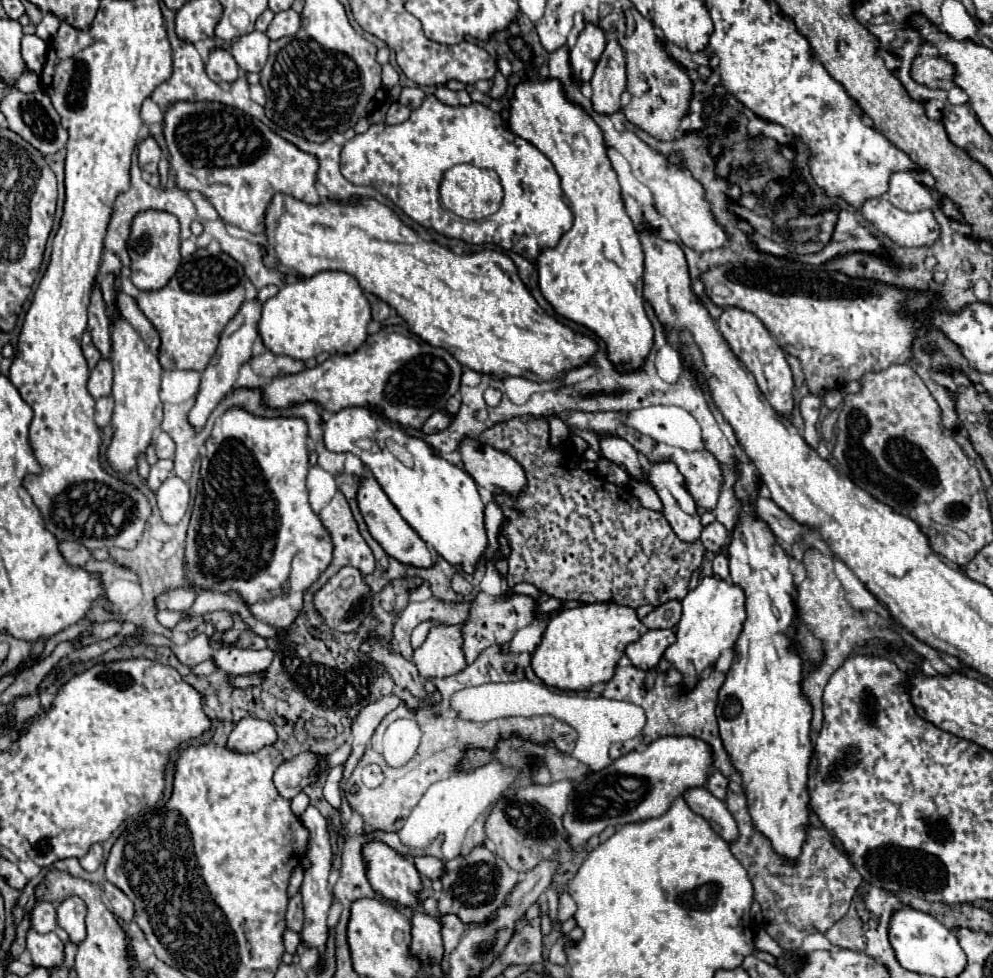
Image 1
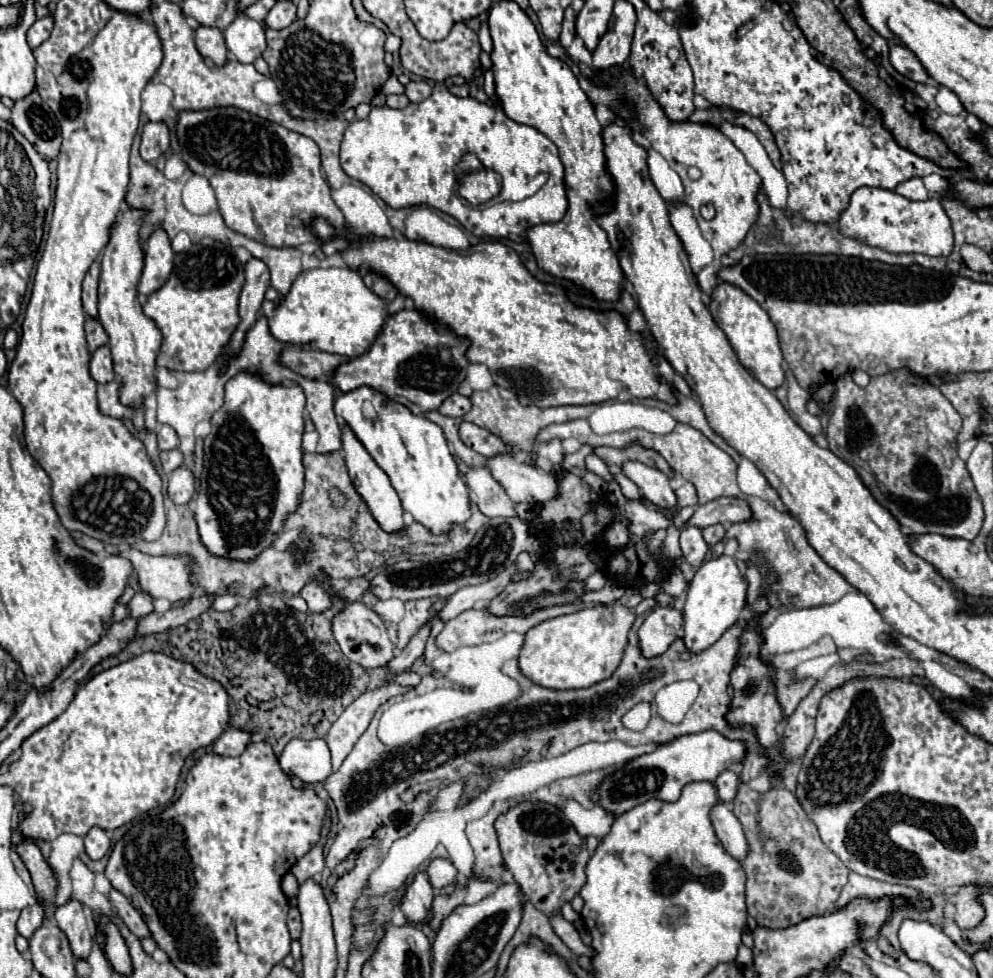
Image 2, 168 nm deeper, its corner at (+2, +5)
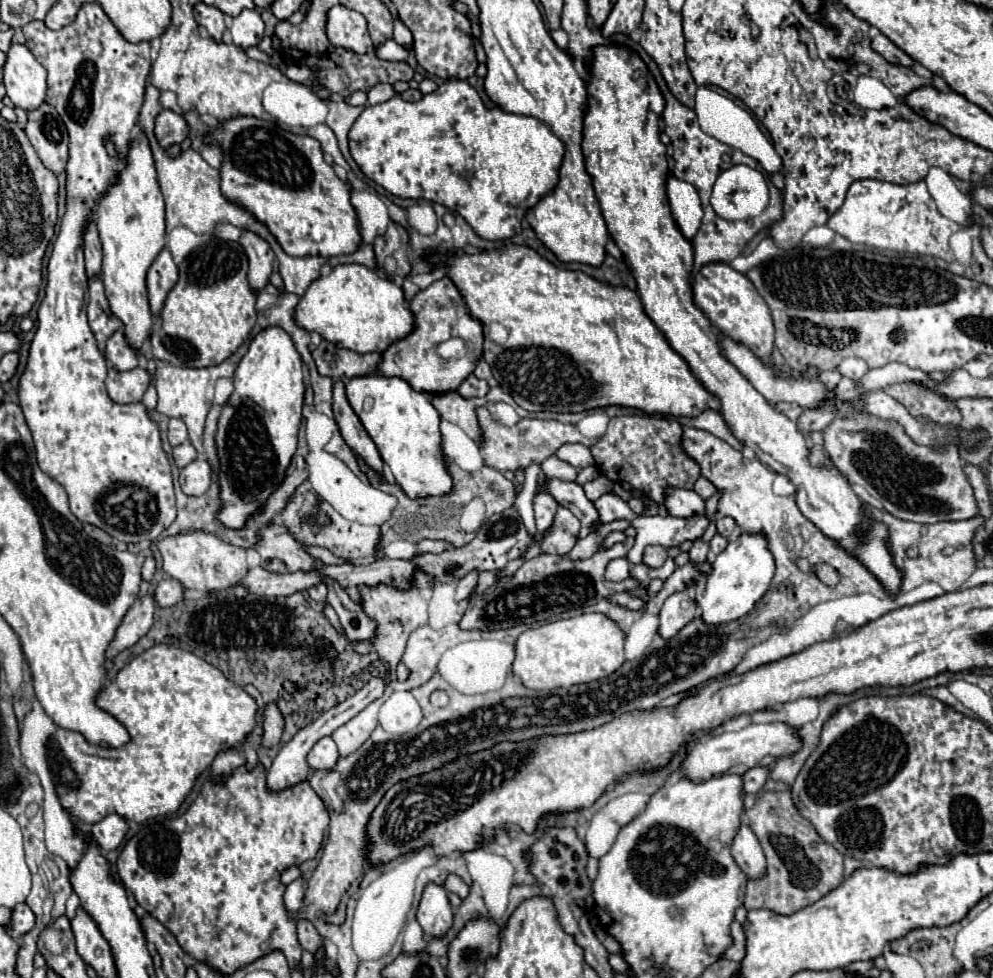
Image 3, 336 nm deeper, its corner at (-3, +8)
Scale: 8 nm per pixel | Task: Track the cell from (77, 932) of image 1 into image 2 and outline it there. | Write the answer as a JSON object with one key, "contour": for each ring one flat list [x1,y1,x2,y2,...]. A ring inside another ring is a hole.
{"contour":[[68,900,64,906,58,906,54,912,58,928,68,936,70,948,76,958,86,958,92,950,94,924,88,920,84,906,78,900]]}

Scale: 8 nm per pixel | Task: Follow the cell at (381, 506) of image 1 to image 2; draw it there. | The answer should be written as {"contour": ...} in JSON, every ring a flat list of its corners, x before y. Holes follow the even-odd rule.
{"contour":[[344,426,342,430,342,448,346,452,346,466,350,470,350,480,356,488,356,492,362,496,362,500,366,502,370,514,374,516,374,520,378,522,378,526,384,532,402,532,406,528,404,524,404,510,400,506,400,498,396,494,396,490,392,488,386,472,372,460,372,456,366,452,366,448,360,444,360,440,352,434,352,430,348,430,348,426]]}

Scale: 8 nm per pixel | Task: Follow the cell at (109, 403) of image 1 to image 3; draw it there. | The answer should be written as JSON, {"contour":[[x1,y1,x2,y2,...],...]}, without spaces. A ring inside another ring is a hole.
{"contour":[[135,367,131,371,109,369,105,385,115,403,137,403,149,387,149,375,143,367]]}

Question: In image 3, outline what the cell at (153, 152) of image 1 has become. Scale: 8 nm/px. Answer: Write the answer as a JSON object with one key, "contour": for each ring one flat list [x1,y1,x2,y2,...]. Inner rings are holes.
{"contour":[[163,109,159,115,157,115,157,121,155,121,155,135,157,135,157,141,161,143,161,147,169,147,173,143,181,143,189,133,189,127,187,127,187,121,181,113,175,113,171,109]]}

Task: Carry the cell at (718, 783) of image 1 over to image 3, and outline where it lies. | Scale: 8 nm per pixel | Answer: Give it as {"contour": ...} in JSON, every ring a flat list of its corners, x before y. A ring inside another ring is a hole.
{"contour":[[755,767,753,771,747,771,743,775,743,785,745,785,745,793,757,793,763,789,765,781,769,777,769,769,763,767]]}

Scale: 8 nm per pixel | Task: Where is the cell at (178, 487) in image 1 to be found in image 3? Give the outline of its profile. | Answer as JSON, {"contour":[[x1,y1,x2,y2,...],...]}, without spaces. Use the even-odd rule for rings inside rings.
{"contour":[[195,459,181,469,179,483,187,495,203,495,211,485,211,465,207,459]]}

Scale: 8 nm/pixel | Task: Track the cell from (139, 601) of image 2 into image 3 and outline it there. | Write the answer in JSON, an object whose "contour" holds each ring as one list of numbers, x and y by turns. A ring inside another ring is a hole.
{"contour":[[163,579,163,581,155,587,153,595,155,595,155,599,157,599,157,603,159,603,161,607,171,607,171,605,179,603,181,599,185,599,185,597,183,597,183,585,181,585,181,581,177,581,177,579]]}

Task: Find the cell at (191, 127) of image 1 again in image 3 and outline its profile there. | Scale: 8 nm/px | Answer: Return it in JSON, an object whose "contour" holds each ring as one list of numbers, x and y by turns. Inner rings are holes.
{"contour":[[235,117,215,129,207,139,207,143,217,143,223,149,223,165,221,165,221,191,229,195,235,203,249,207,257,219,261,219,269,231,277,237,281,247,287,255,305,257,305,255,319,255,319,257,335,257,355,253,363,239,359,233,359,219,357,211,351,205,351,185,341,181,333,167,325,163,323,151,317,139,309,135,295,135,273,121,261,121,255,117]]}

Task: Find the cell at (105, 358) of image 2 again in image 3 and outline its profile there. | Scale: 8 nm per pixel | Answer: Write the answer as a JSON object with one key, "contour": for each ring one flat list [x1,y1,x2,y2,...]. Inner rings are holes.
{"contour":[[117,331,109,337,107,341,107,349,105,349,105,357,113,363,113,367,117,371,129,371,129,369,135,369,139,365,139,355,137,355,137,349,133,349,127,339,125,339,125,333,123,331]]}

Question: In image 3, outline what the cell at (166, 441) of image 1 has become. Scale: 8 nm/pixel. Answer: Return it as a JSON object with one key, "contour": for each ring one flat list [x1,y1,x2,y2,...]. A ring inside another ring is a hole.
{"contour":[[171,419,169,421,169,443,175,447,185,441,187,441,187,425,181,419]]}

